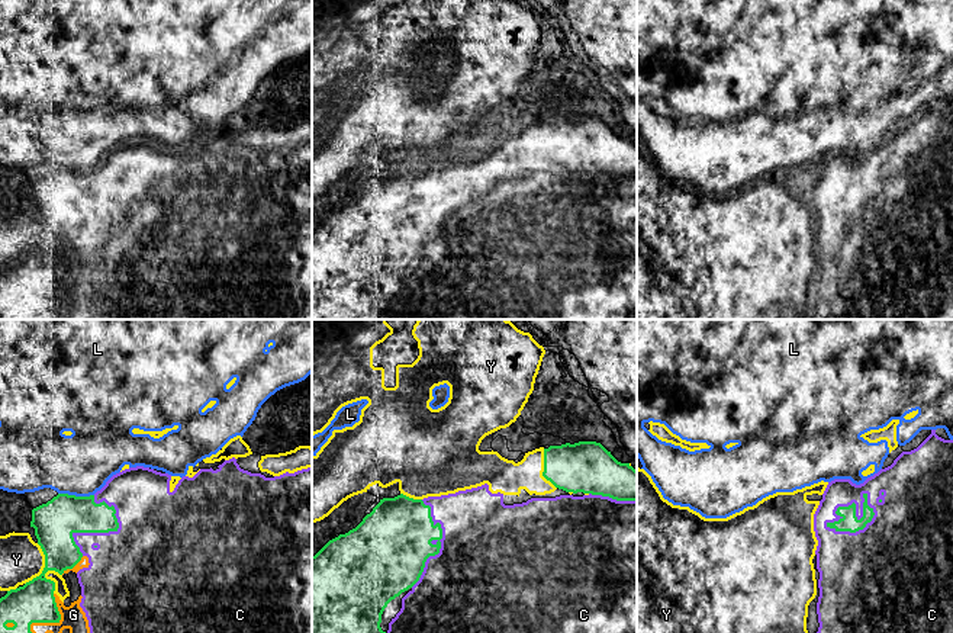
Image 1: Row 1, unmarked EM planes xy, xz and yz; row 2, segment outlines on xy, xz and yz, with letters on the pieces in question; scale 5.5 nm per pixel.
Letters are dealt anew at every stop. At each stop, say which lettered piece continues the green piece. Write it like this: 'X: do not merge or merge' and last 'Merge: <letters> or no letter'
C: merge
G: do not merge
L: do not merge
Y: do not merge
Merge: C

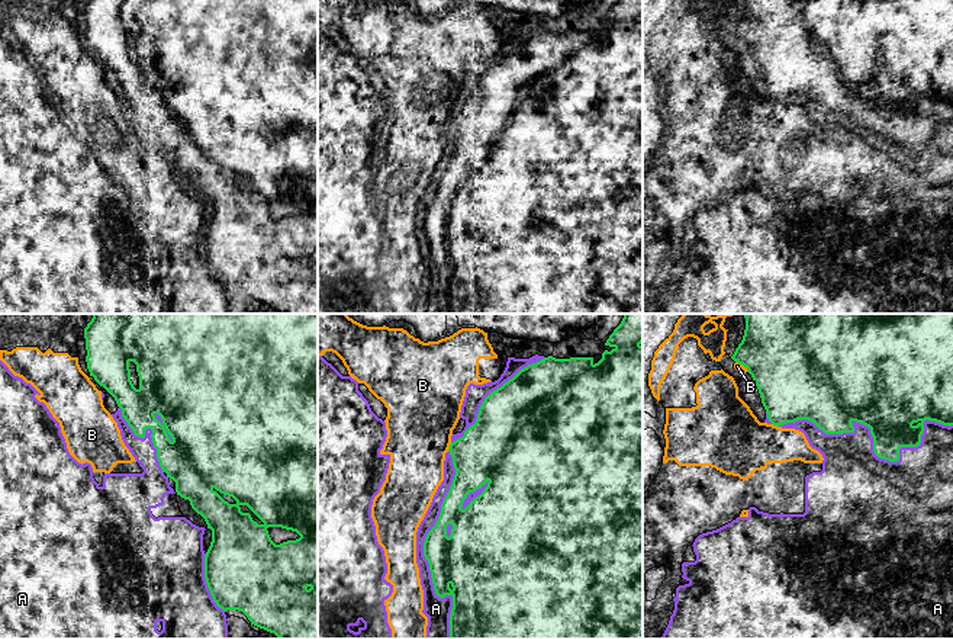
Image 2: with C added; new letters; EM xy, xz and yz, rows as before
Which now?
A: do not merge
B: do not merge
Merge: no letter

